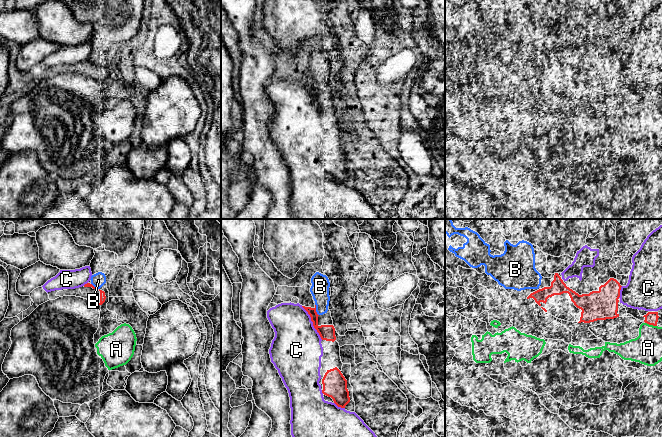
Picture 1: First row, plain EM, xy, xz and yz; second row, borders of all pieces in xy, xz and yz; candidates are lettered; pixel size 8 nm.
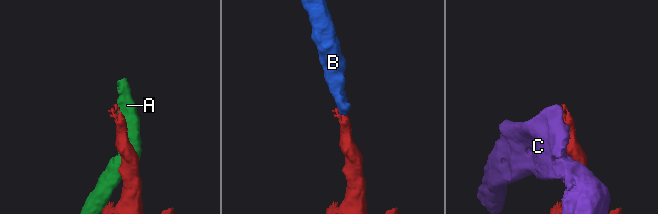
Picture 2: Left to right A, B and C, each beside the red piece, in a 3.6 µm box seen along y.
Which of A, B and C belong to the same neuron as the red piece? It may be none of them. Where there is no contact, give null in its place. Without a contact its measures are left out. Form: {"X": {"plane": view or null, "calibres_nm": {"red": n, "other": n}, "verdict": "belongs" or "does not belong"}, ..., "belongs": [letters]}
{"A": {"plane": "yz", "calibres_nm": {"red": 110, "other": 240}, "verdict": "does not belong"}, "B": {"plane": "xz", "calibres_nm": {"red": 130, "other": 140}, "verdict": "belongs"}, "C": {"plane": "xz", "calibres_nm": {"red": 130, "other": 400}, "verdict": "does not belong"}, "belongs": ["B"]}

